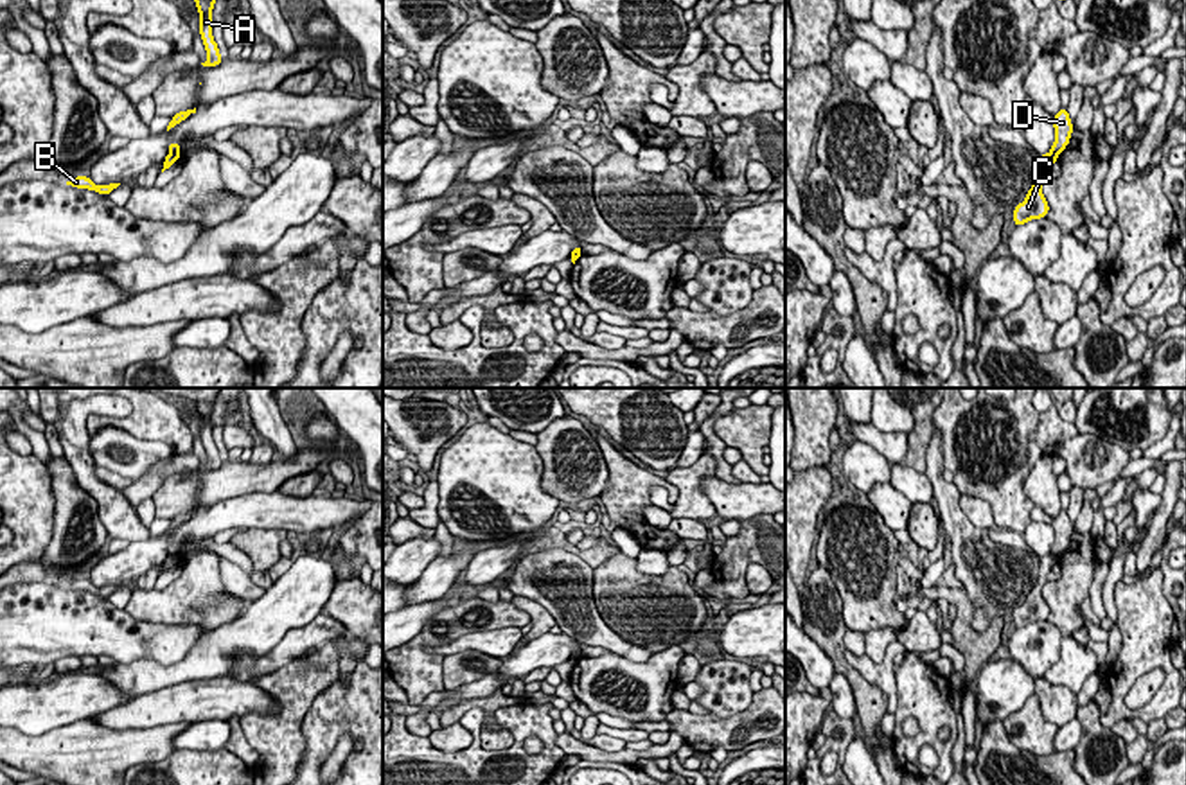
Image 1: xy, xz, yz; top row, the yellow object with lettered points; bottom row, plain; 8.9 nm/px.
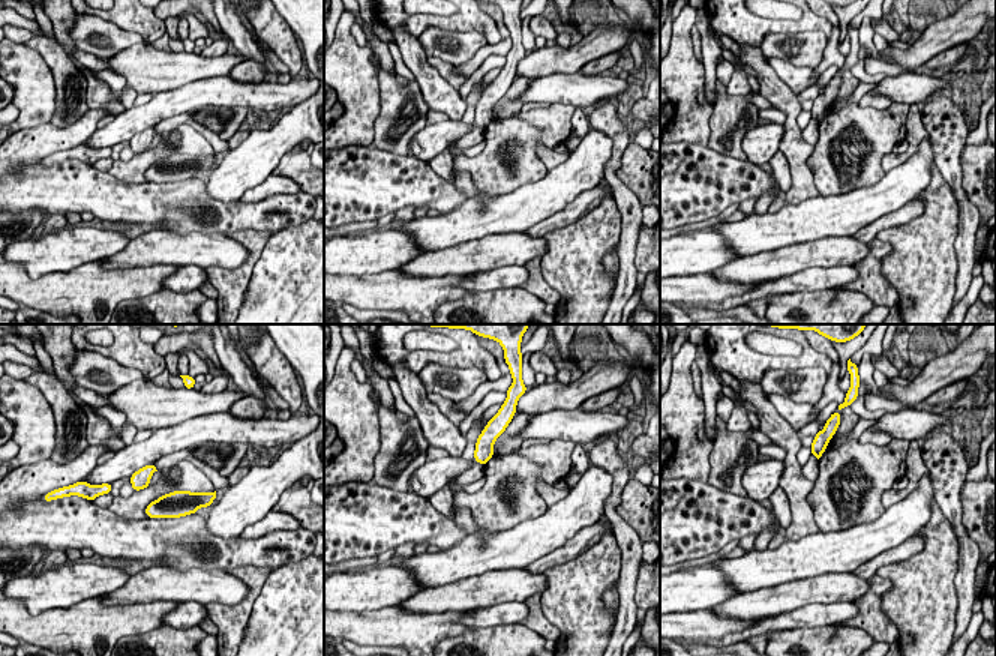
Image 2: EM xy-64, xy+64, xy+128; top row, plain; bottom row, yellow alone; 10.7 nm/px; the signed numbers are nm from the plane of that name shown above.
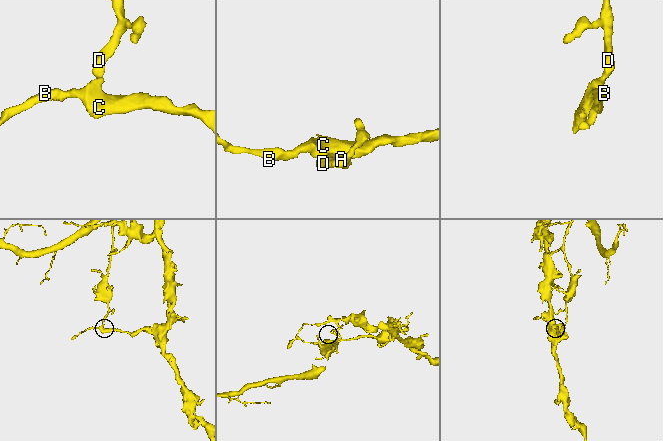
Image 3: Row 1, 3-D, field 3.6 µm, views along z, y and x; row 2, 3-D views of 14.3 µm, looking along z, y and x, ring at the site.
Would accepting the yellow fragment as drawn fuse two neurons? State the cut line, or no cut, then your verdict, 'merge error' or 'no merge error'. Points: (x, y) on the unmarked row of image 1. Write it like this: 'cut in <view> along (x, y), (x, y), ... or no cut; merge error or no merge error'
cut in yz along (1052, 552), (1057, 559); merge error

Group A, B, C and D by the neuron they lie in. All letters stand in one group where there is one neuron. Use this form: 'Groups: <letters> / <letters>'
Groups: A D / B C

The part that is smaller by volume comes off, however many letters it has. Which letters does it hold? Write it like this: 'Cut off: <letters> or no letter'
Cut off: A, D

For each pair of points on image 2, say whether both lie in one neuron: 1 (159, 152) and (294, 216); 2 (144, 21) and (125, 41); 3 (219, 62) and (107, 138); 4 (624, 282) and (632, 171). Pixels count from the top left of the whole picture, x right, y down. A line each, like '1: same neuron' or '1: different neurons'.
1: different neurons
2: different neurons
3: different neurons
4: different neurons

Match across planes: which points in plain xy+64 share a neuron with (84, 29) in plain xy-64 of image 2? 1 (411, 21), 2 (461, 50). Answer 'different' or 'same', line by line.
1: different
2: same

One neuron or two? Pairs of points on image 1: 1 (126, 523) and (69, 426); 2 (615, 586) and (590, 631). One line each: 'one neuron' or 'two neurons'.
1: one neuron
2: two neurons

